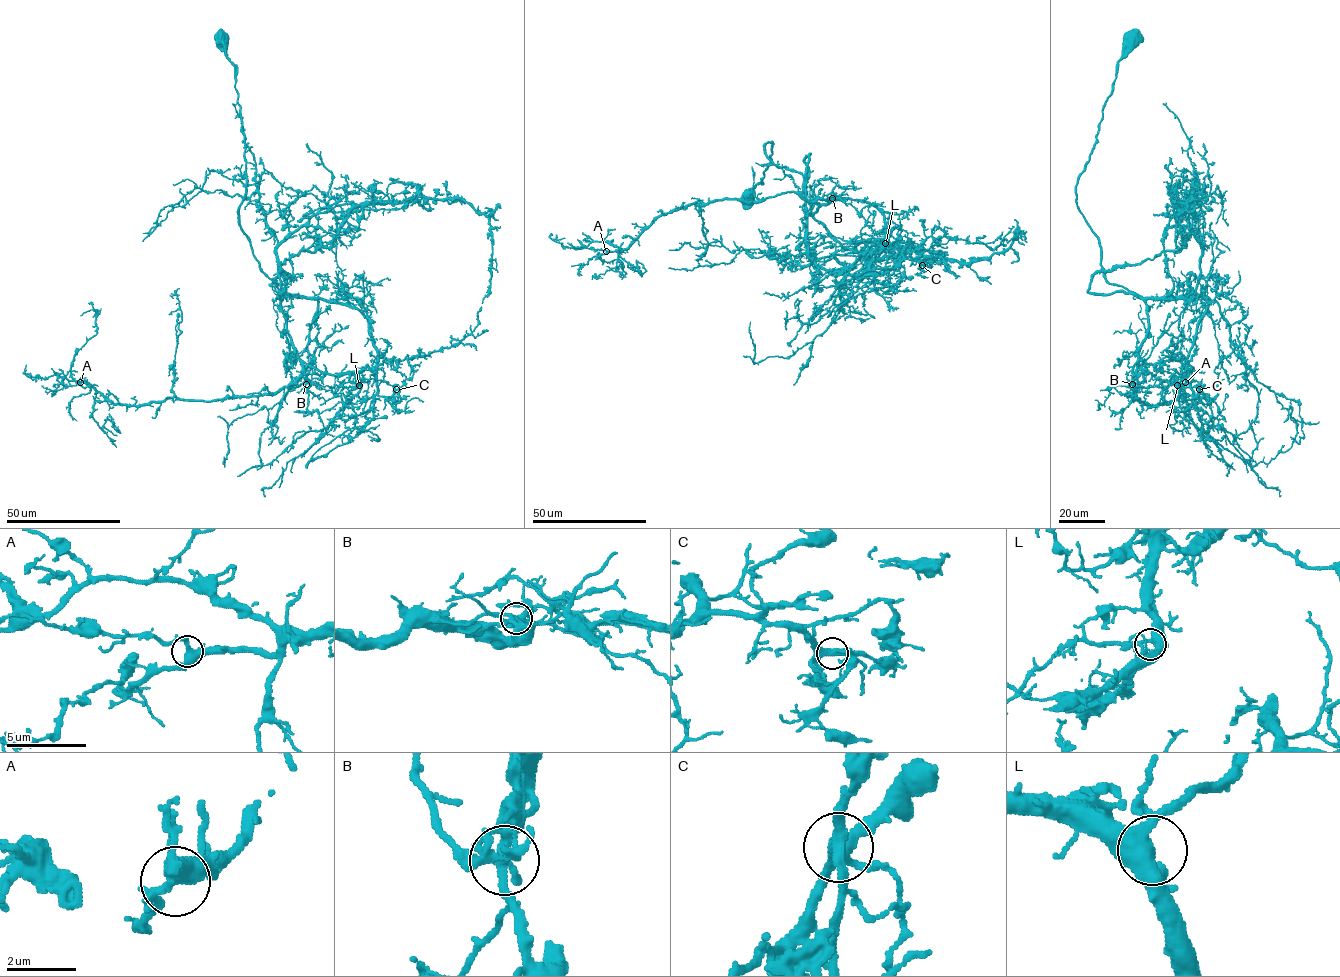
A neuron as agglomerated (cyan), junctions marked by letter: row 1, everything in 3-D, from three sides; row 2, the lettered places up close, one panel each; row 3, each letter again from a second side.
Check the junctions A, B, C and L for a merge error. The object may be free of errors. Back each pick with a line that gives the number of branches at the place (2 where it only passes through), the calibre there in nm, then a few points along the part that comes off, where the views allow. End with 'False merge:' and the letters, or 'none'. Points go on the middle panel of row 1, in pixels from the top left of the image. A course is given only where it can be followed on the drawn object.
False merge: none

